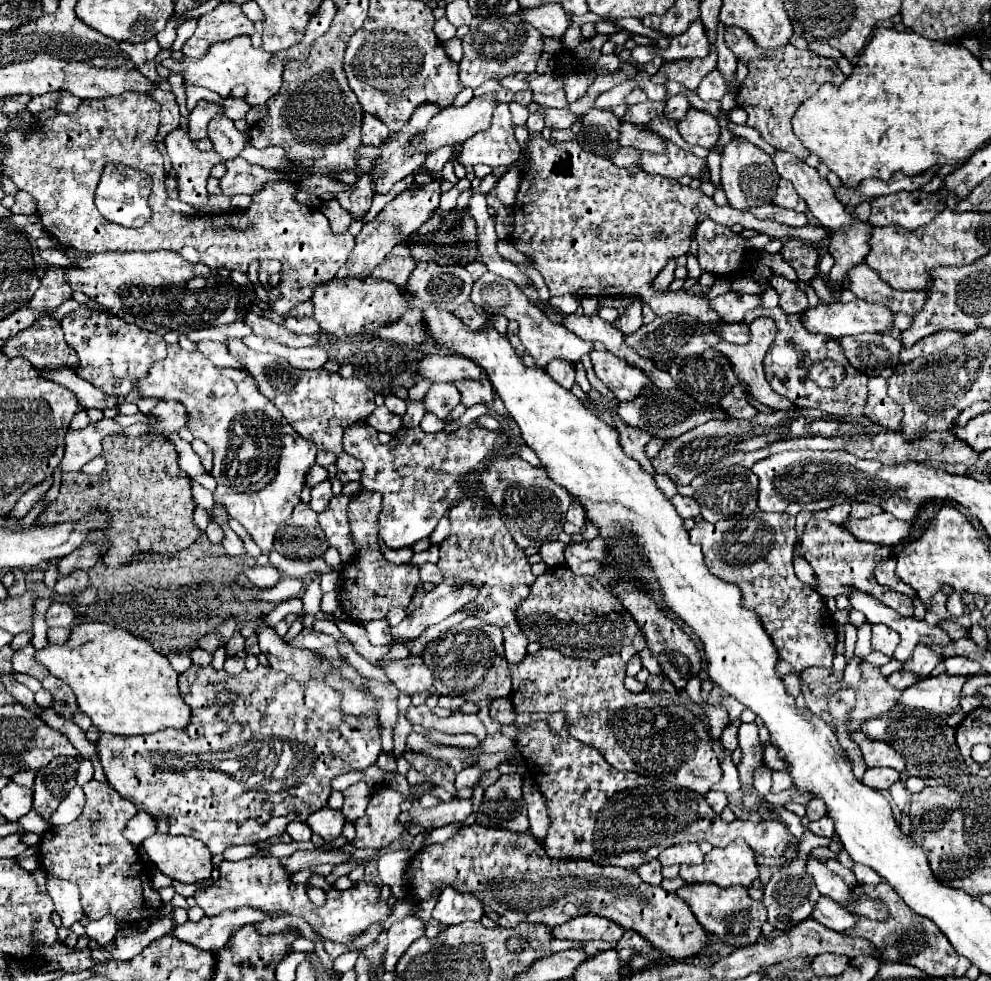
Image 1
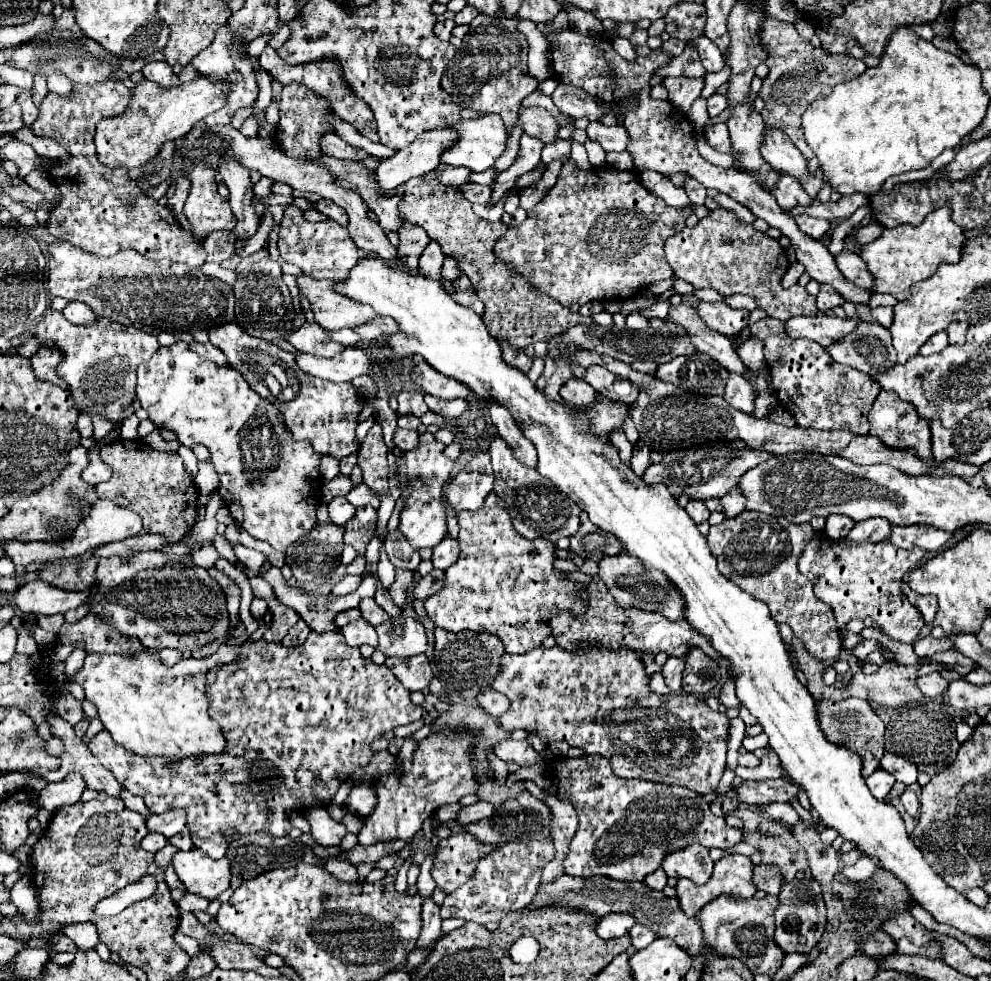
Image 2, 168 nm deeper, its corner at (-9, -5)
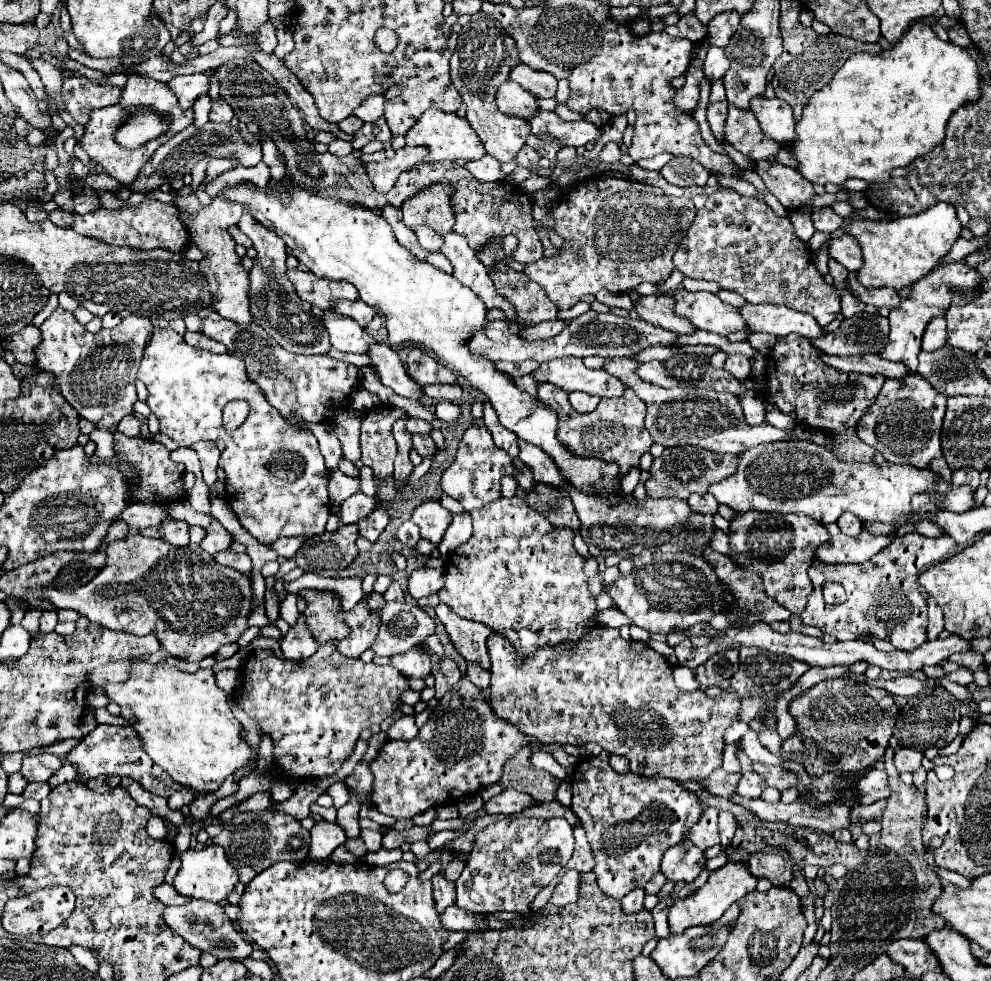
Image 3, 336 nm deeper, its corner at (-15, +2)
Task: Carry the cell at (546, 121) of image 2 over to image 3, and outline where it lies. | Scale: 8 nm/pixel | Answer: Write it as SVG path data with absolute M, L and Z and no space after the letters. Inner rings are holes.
M507 82L503 84L503 88L499 88L497 92L497 106L503 114L509 116L521 116L525 120L531 120L531 116L539 110L537 104L537 96L531 94L529 90L521 88L517 82Z

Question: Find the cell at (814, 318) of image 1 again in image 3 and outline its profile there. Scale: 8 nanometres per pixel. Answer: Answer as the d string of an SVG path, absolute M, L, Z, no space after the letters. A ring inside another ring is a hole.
M745 304L741 312L747 320L747 328L753 332L769 332L775 336L787 336L795 332L811 340L817 340L827 334L827 330L819 326L811 314L795 312L791 308L775 304Z

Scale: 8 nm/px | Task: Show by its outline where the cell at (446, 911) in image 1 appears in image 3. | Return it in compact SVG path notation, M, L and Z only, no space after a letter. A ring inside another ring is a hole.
M499 820L479 832L473 842L471 858L455 882L455 906L469 912L493 914L497 910L527 912L537 892L547 886L567 864L573 854L573 832L567 820Z

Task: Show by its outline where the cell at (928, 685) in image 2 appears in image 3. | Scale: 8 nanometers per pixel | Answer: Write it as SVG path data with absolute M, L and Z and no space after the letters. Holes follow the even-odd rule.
M959 668L953 674L945 674L945 678L951 680L951 682L955 682L955 684L961 684L961 686L967 686L967 684L973 682L973 674L967 668Z

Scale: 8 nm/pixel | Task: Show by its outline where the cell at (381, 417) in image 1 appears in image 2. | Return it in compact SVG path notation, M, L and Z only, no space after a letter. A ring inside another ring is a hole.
M397 429L395 431L395 445L401 451L413 451L419 443L419 433L411 431L411 429Z

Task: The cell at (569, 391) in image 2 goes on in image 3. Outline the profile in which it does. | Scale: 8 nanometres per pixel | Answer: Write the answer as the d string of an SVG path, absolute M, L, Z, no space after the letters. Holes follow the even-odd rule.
M569 392L569 402L577 412L593 412L599 400L599 396L591 396L587 392Z

